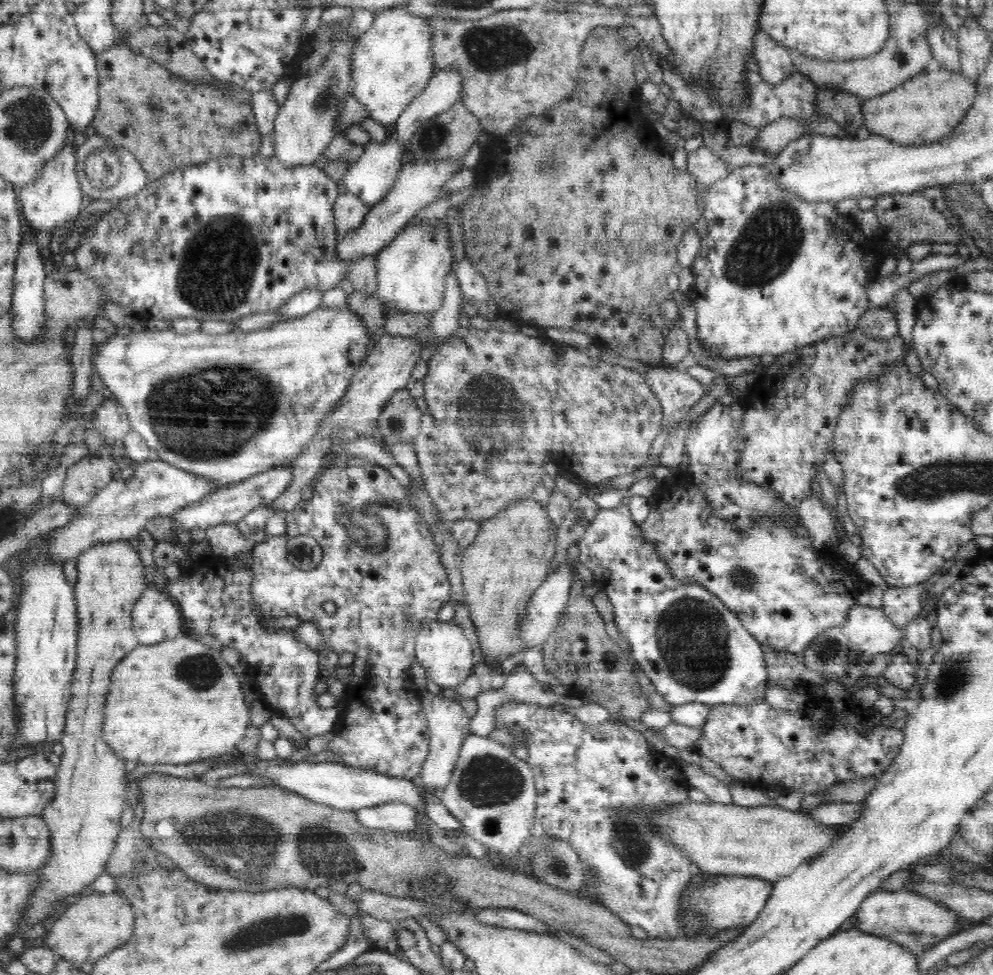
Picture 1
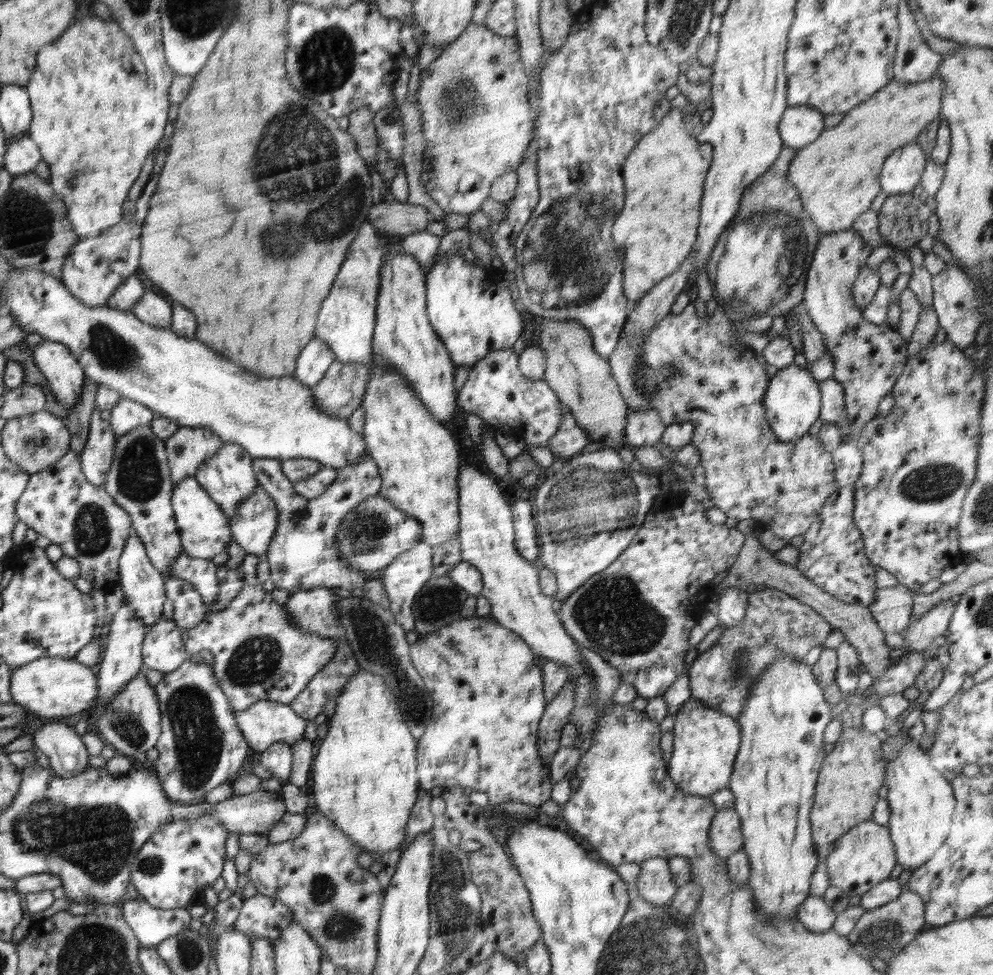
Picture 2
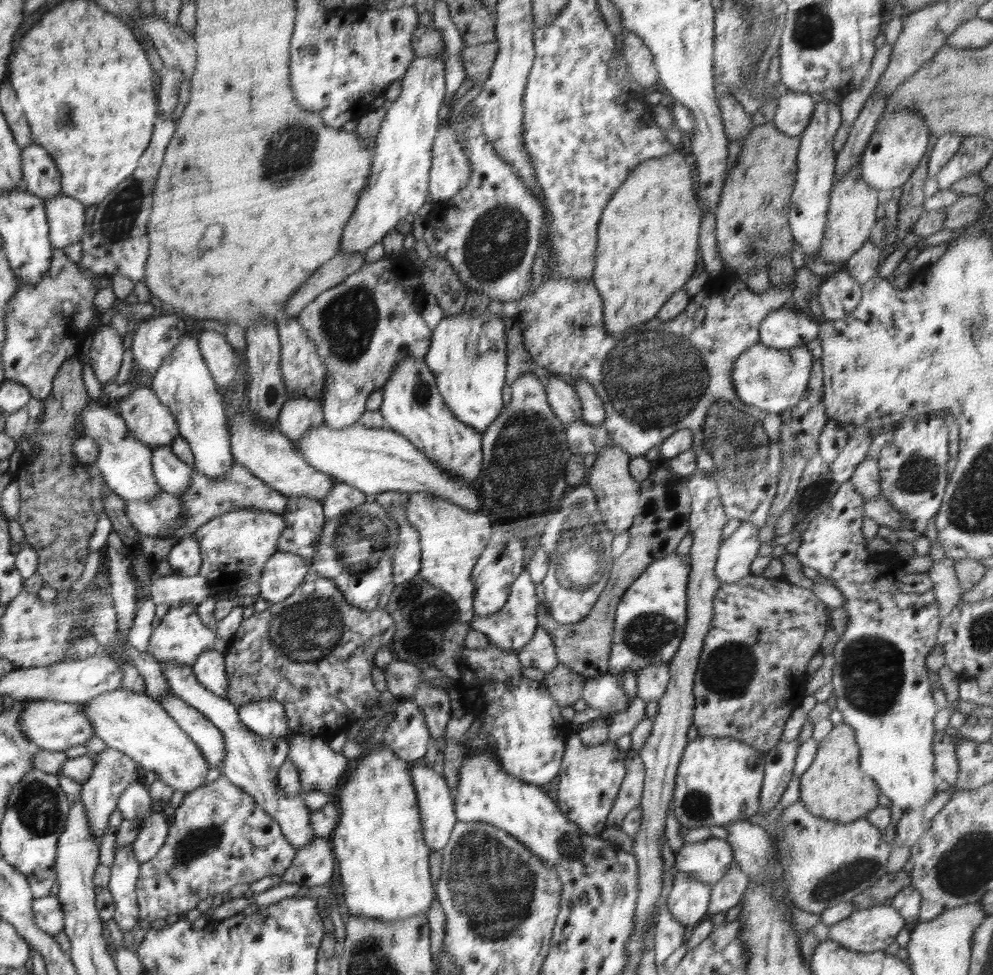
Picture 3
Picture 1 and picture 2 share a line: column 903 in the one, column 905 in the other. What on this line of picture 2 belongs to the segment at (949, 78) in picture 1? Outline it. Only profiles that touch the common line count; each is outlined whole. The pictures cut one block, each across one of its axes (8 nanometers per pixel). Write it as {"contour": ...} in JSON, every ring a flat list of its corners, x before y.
{"contour":[[937,75,922,82,910,82,910,84,892,79,868,100,850,110,837,126,825,128,818,140,796,151,788,167,788,180,798,190,804,210,808,212,821,234,852,228,856,218,871,208,872,201,881,191,879,176,886,158,897,148,916,140,932,120,940,117,942,85,944,82]]}

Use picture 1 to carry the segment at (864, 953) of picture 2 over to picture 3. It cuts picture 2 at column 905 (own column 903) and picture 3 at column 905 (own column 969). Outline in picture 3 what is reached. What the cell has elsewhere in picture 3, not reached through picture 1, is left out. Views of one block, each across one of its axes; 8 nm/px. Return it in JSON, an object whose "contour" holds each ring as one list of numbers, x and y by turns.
{"contour":[[891,904,873,906,829,926,828,939,855,954,885,951,906,926,905,921]]}

